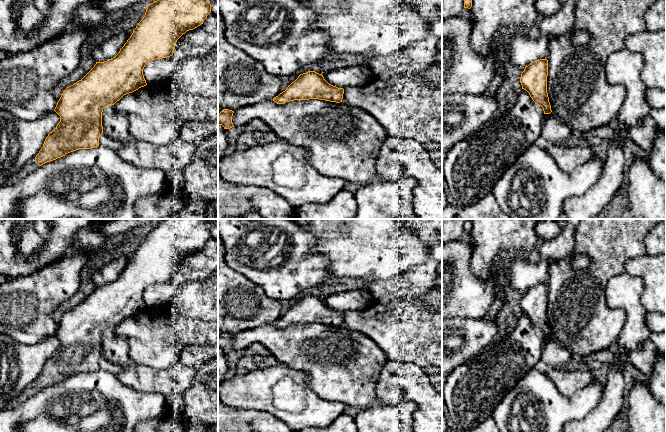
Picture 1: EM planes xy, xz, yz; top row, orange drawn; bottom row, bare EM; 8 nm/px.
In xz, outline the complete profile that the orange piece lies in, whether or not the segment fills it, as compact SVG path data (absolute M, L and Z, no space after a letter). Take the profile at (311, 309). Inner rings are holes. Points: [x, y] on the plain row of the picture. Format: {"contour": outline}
{"contour": "M308 295L300 298L285 315L274 321L273 325L277 328L284 328L294 324L319 323L340 327L342 326L343 318L343 312L329 308L322 298Z"}

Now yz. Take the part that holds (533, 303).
{"contour": "M548 284L530 287L521 297L522 313L526 314L535 328L543 332L544 338L552 336L547 317Z"}

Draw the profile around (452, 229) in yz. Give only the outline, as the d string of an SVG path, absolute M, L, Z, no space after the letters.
M442 219L442 242L457 240L464 232L467 219Z

